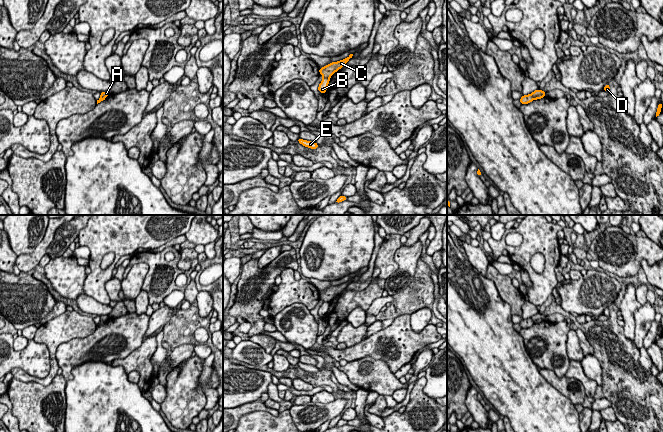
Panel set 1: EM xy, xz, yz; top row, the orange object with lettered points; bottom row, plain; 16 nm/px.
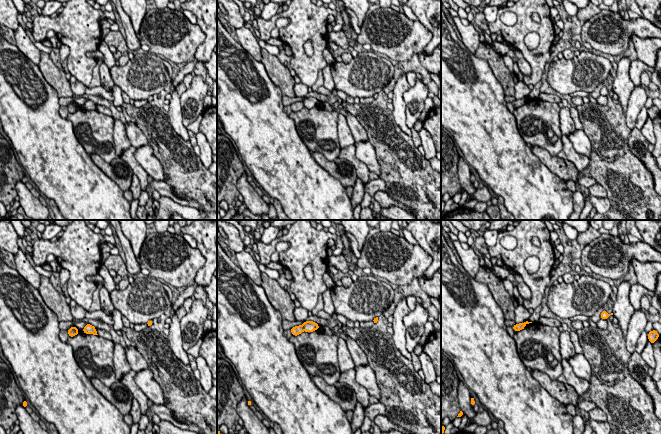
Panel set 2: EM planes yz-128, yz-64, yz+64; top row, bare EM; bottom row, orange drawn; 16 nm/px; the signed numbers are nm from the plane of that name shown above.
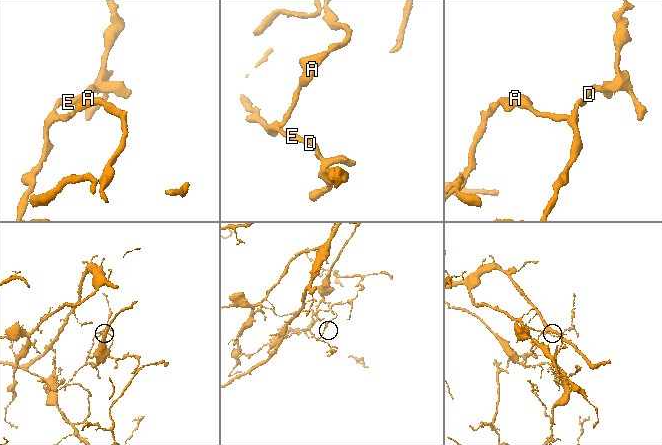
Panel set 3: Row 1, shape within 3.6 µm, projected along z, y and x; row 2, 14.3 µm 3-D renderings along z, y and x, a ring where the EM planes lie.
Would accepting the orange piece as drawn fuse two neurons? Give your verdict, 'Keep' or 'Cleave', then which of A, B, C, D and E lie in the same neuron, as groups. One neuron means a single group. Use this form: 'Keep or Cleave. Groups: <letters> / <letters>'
Cleave. Groups: A B D E / C

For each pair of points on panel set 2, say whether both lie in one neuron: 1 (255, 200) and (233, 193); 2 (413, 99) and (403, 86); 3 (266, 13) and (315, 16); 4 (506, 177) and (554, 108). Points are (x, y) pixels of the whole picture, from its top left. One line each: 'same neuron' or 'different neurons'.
1: different neurons
2: different neurons
3: different neurons
4: different neurons

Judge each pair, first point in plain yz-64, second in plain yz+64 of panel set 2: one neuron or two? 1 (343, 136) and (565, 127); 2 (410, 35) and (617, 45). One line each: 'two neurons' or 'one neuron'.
1: one neuron
2: one neuron

